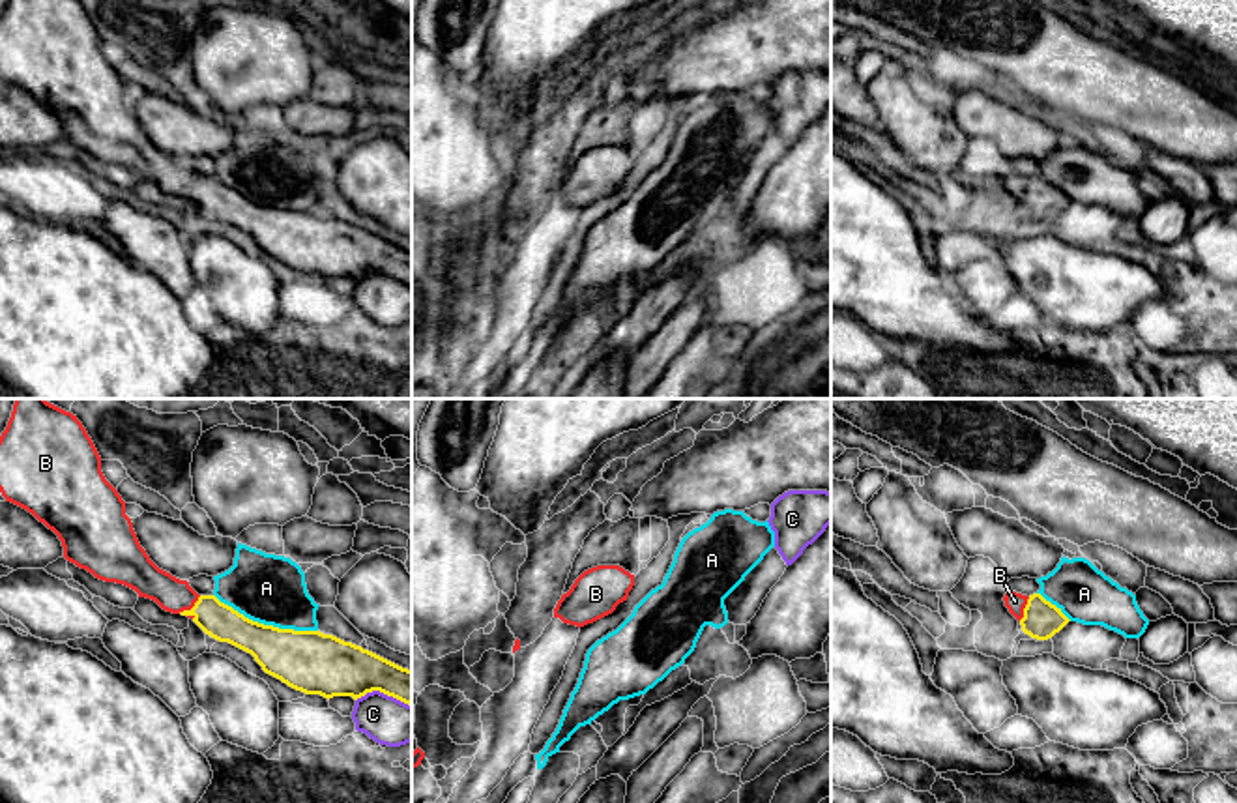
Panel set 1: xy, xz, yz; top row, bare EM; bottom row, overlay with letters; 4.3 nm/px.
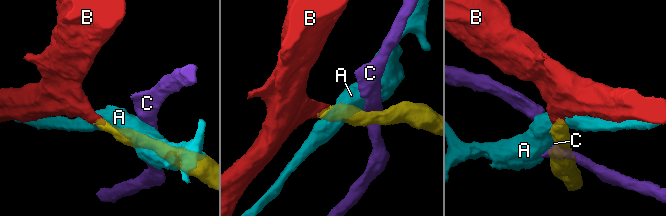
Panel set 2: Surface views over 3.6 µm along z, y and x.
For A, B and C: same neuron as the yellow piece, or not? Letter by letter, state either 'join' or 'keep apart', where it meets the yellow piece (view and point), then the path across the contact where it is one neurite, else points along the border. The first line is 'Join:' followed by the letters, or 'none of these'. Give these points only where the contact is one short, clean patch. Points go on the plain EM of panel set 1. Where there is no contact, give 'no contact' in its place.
Join: B
A: keep apart | xy (266, 206)
B: join | xy (191, 189) | across xy (221, 203), (203, 189), (191, 189), (180, 178), (145, 158)
C: keep apart | xy (384, 274)

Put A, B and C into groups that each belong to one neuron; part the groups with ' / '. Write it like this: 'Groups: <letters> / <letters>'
Groups: A / B / C

